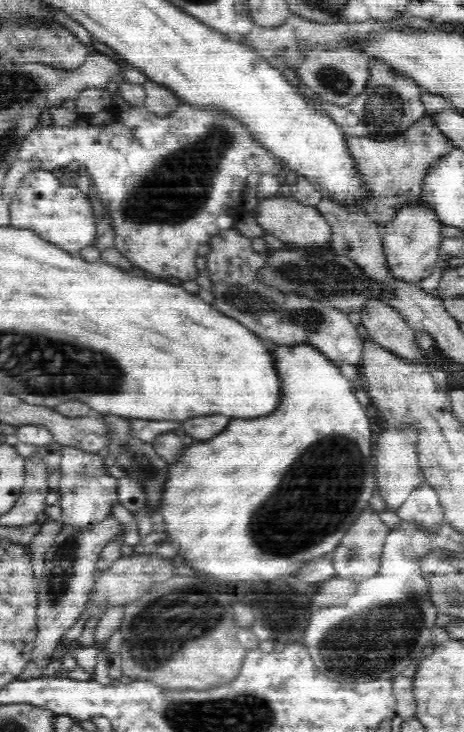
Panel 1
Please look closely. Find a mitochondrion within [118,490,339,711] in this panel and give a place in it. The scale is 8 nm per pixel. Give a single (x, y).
(165, 626)

